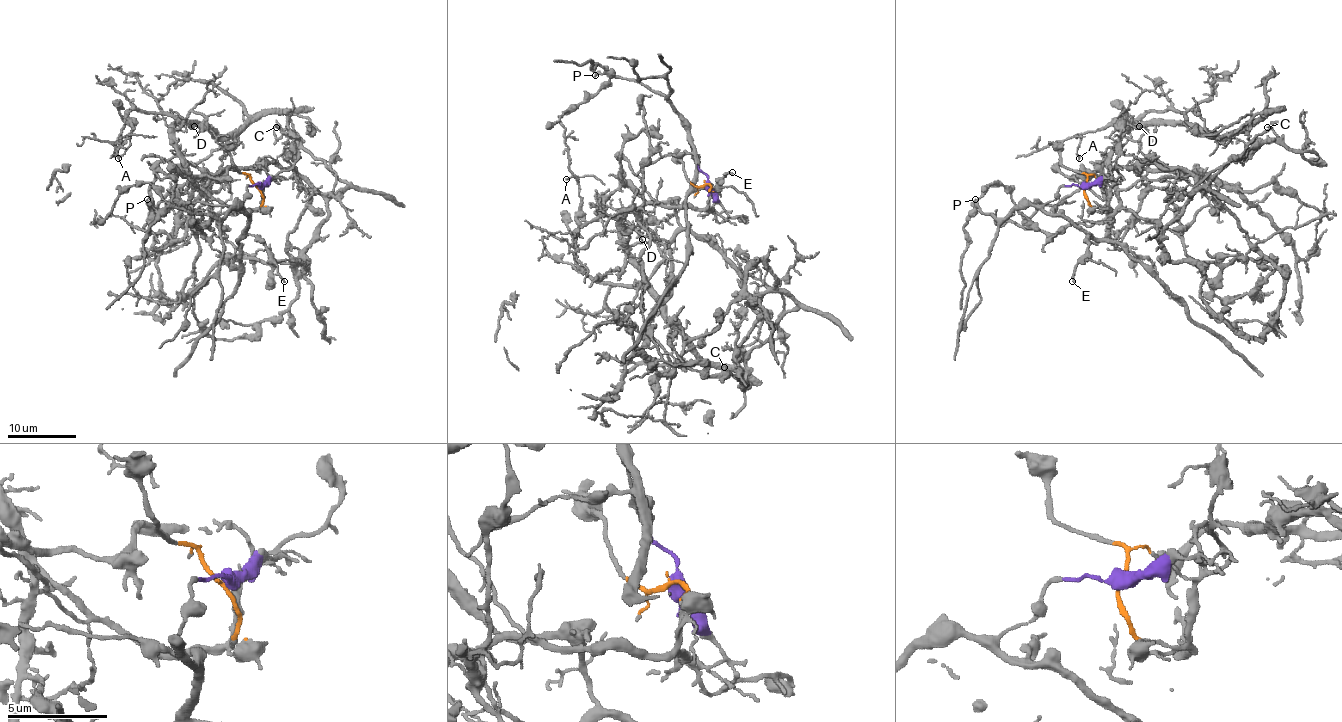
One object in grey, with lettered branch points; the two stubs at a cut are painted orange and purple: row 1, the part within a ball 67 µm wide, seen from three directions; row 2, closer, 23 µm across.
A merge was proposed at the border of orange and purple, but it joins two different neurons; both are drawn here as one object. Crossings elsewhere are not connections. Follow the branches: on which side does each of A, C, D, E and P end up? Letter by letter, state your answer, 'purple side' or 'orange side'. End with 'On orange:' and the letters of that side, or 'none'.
A: orange side
C: orange side
D: orange side
E: purple side
P: purple side
On orange: A, C, D

